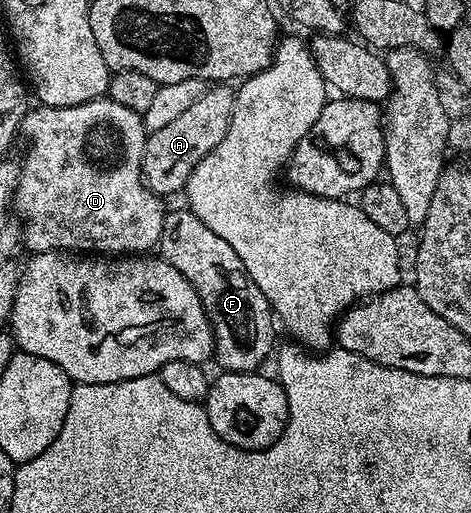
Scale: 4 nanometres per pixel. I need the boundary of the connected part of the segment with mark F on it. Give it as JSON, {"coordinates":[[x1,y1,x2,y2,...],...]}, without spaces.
{"coordinates":[[180,206,176,212,168,211,163,218,161,226,161,236,157,245,158,255,173,270,177,270,191,283,197,298,201,298,203,313,209,318,211,329,215,335,215,351,213,353,214,363,219,363,220,369,229,372,253,372,262,369,262,364,266,362,267,355,276,347,275,328,277,320,271,310,271,303,261,294,257,282,249,278,241,258,237,258,237,250,225,242,225,238,213,234,197,214,193,214,190,208]]}

